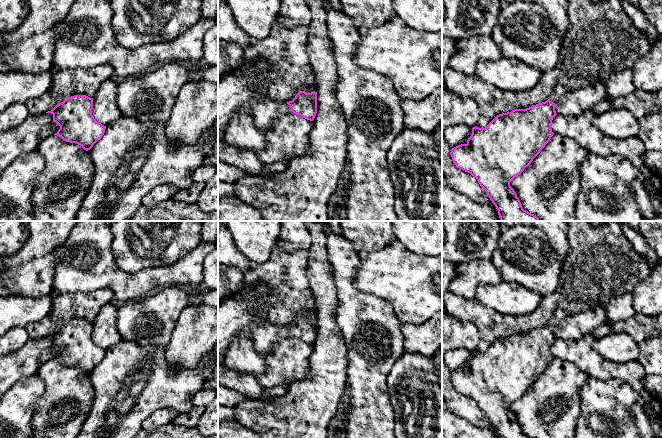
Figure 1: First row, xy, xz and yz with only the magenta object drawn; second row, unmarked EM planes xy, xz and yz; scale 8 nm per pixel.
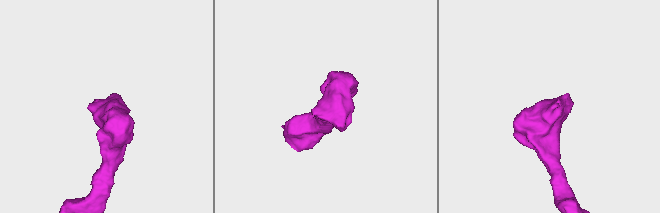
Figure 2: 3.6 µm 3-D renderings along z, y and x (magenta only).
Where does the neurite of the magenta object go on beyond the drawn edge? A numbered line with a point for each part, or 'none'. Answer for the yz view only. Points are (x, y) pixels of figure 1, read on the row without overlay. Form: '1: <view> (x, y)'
1: yz (560, 314)

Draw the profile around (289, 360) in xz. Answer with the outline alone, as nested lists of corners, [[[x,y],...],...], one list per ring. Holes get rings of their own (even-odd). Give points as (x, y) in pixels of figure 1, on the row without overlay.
[[[293,336],[285,338],[275,344],[265,358],[266,369],[255,377],[264,388],[305,379],[309,376],[312,352],[313,345]]]

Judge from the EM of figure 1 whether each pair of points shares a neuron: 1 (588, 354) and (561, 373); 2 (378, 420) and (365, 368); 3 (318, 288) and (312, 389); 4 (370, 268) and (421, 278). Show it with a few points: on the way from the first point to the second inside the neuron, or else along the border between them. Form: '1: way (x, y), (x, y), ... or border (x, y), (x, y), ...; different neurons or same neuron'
1: border (554, 357), (570, 361), (589, 377); different neurons
2: way (370, 407), (367, 381); same neuron
3: way (326, 313), (326, 364); same neuron
4: way (383, 272), (408, 278); same neuron

